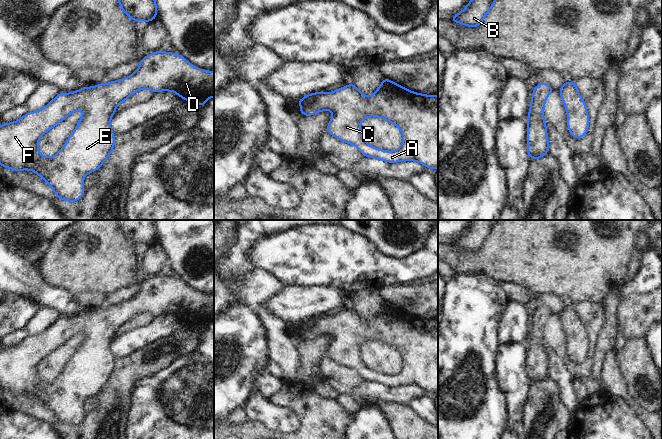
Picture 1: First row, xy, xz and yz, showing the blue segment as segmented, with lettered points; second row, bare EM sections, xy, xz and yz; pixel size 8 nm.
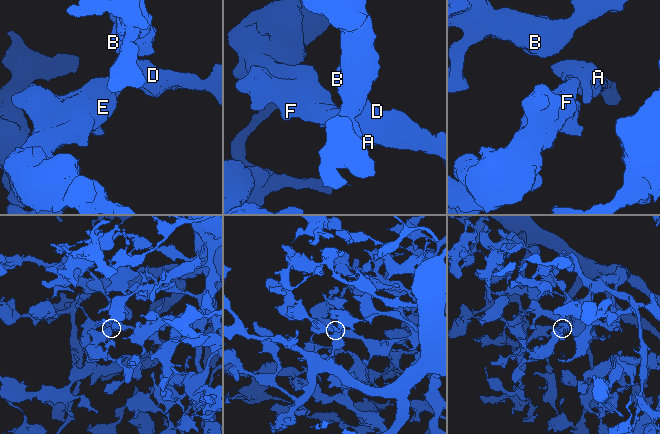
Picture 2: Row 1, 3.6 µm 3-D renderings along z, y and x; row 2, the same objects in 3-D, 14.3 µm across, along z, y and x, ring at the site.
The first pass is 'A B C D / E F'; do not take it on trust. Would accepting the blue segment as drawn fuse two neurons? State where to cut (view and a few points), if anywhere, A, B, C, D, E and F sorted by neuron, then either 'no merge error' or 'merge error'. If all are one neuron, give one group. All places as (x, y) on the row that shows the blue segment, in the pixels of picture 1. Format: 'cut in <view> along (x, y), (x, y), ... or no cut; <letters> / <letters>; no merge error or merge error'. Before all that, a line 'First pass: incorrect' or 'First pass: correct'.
First pass: incorrect
no cut; A B C D E F; no merge error

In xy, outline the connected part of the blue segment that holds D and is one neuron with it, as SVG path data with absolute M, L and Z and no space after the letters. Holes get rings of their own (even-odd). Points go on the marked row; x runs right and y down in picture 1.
M158 50L150 53L140 60L138 69L127 78L108 84L100 83L94 87L83 86L71 93L59 93L44 108L27 112L15 122L1 124L0 165L13 171L34 171L48 183L58 199L76 202L85 193L85 176L100 169L115 146L110 121L117 112L116 106L140 89L149 89L153 93L172 91L184 98L185 102L203 107L209 98L214 97L214 71L198 69L177 53ZM77 110L82 110L83 116L73 134L66 140L65 146L55 156L44 157L38 149L41 136Z

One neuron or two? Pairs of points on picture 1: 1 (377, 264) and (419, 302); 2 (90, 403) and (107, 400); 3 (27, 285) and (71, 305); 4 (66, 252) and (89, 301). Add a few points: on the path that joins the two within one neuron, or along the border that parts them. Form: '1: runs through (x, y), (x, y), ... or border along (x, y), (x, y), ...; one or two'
1: border along (404, 284), (390, 284), (382, 286), (378, 290); two
2: border along (97, 395), (97, 405), (85, 415); two
3: runs through (38, 291), (60, 300); one
4: border along (76, 294), (100, 292), (106, 295); two

